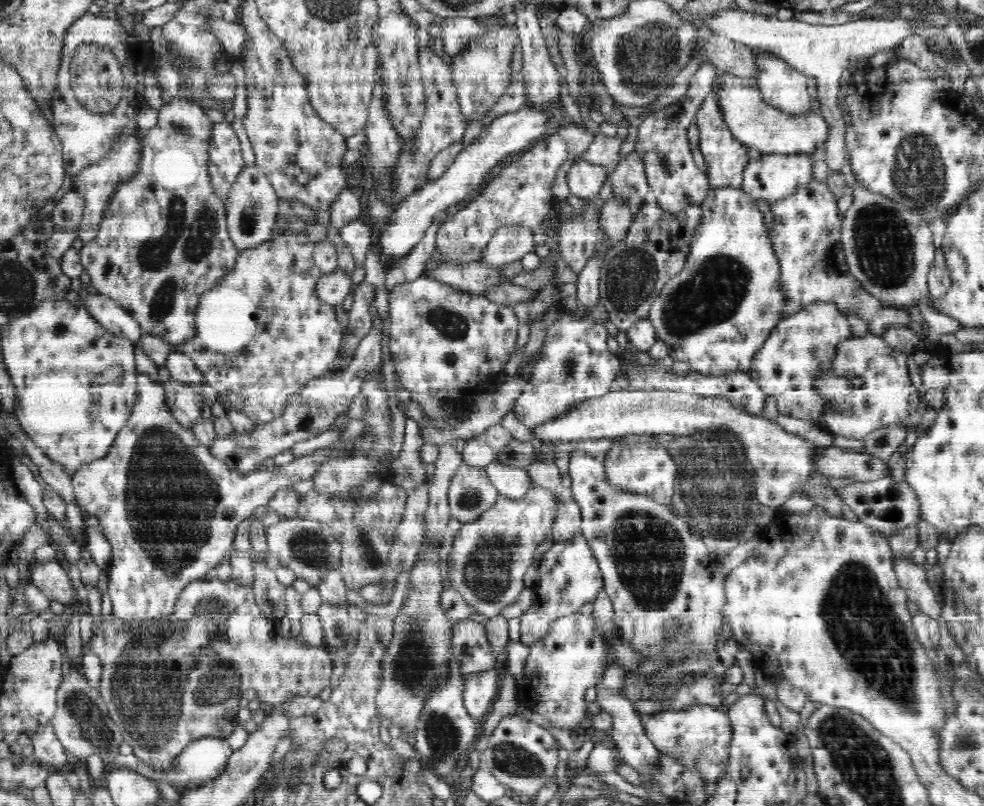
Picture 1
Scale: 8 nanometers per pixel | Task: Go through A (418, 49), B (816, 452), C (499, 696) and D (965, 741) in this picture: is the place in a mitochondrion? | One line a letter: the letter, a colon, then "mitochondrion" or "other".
A: other
B: other
C: other
D: mitochondrion

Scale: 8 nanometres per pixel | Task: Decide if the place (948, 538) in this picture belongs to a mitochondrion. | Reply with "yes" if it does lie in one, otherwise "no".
no

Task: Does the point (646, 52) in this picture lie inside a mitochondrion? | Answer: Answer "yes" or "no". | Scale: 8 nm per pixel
yes

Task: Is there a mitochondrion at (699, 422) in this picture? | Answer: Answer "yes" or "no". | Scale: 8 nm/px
yes

